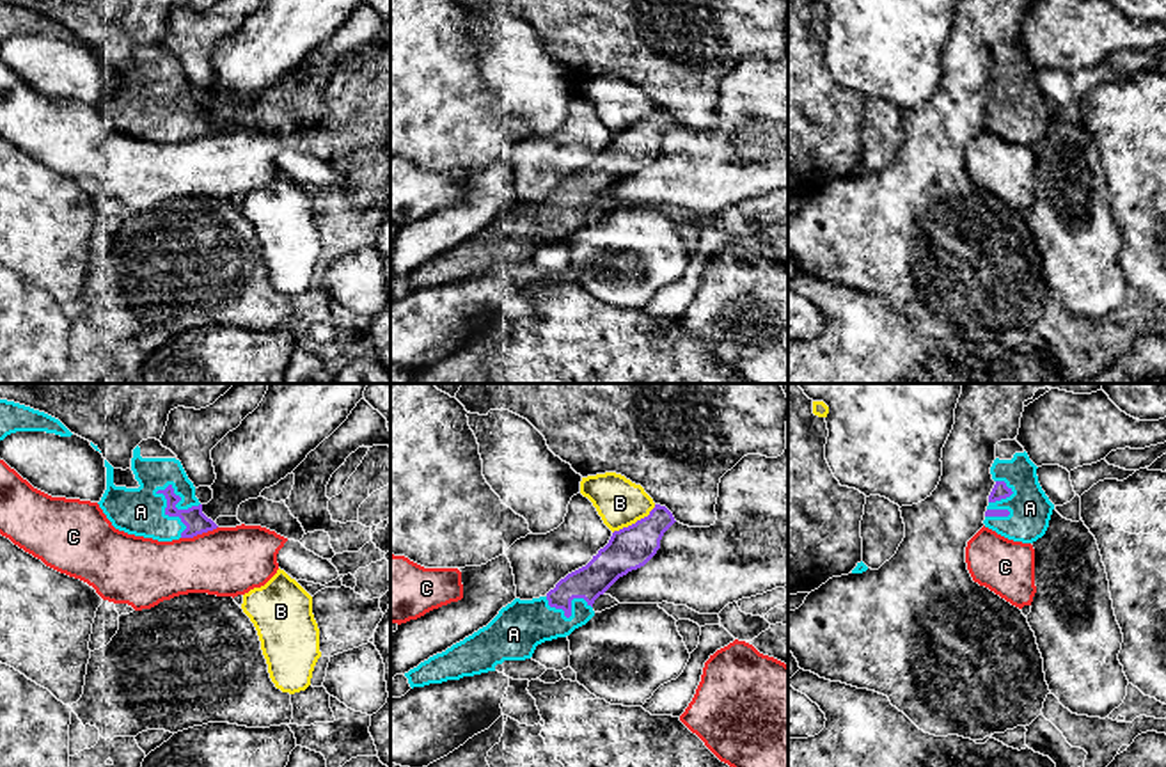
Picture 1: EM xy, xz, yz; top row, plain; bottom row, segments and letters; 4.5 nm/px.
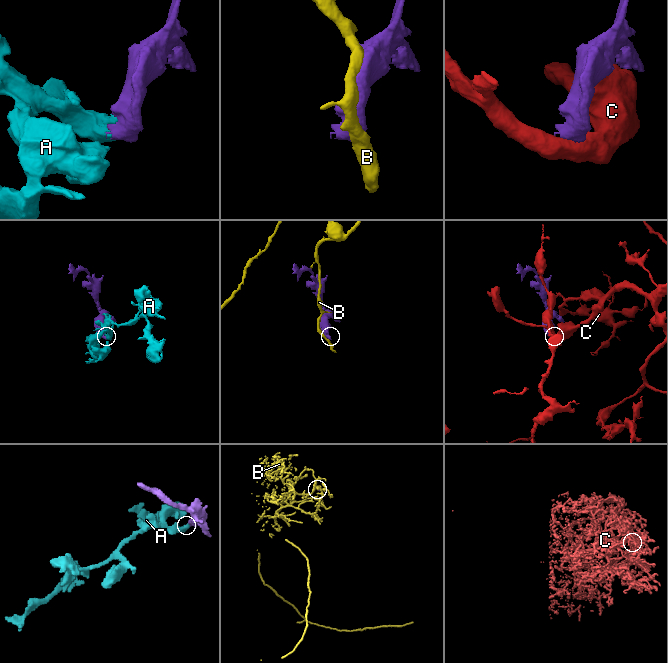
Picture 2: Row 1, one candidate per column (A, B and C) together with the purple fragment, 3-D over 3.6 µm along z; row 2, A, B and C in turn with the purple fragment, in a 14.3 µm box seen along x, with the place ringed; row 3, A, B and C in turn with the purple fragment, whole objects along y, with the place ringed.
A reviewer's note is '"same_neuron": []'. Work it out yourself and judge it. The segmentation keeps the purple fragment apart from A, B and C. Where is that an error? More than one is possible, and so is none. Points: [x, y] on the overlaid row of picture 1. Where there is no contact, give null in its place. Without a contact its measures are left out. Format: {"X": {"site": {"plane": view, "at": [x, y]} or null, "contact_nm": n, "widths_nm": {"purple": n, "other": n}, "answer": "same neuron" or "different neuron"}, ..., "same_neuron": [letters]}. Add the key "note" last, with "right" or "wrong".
{"A": {"site": {"plane": "xy", "at": [167, 513]}, "contact_nm": 260, "widths_nm": {"purple": 100, "other": 220}, "answer": "same neuron"}, "B": {"site": {"plane": "xz", "at": [636, 522]}, "contact_nm": 240, "widths_nm": {"purple": 190, "other": 220}, "answer": "different neuron"}, "C": {"site": {"plane": "xy", "at": [199, 533]}, "contact_nm": 180, "widths_nm": {"purple": 100, "other": 320}, "answer": "different neuron"}, "same_neuron": ["A"], "note": "wrong"}

